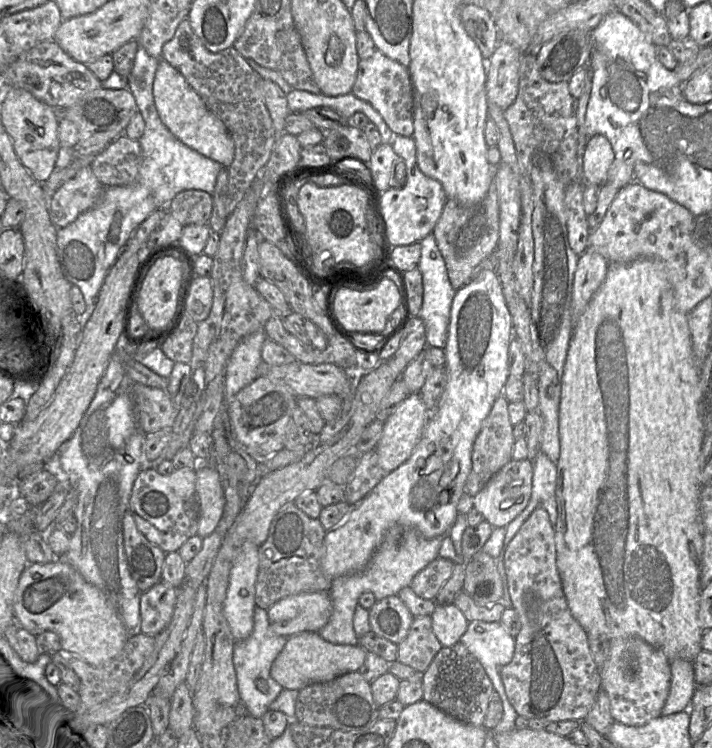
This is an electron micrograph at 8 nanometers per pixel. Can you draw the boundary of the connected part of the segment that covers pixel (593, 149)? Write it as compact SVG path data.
M597 134L590 137L582 155L581 180L597 186L603 185L614 159L615 154L605 136Z

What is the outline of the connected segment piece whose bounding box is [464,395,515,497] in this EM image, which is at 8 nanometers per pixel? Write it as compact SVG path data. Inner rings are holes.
M499 396L482 422L481 429L474 441L472 449L472 469L464 487L464 495L474 497L489 480L512 459L514 447L514 437L512 434L513 425L509 418L509 401L503 396Z

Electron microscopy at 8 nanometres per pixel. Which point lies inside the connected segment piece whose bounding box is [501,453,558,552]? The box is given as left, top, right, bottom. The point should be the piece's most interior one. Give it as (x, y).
(544, 480)

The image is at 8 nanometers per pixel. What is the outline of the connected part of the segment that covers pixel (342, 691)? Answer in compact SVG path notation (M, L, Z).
M358 672L339 676L329 682L310 684L298 691L295 716L298 722L311 727L327 727L343 732L360 732L378 719L370 683Z

